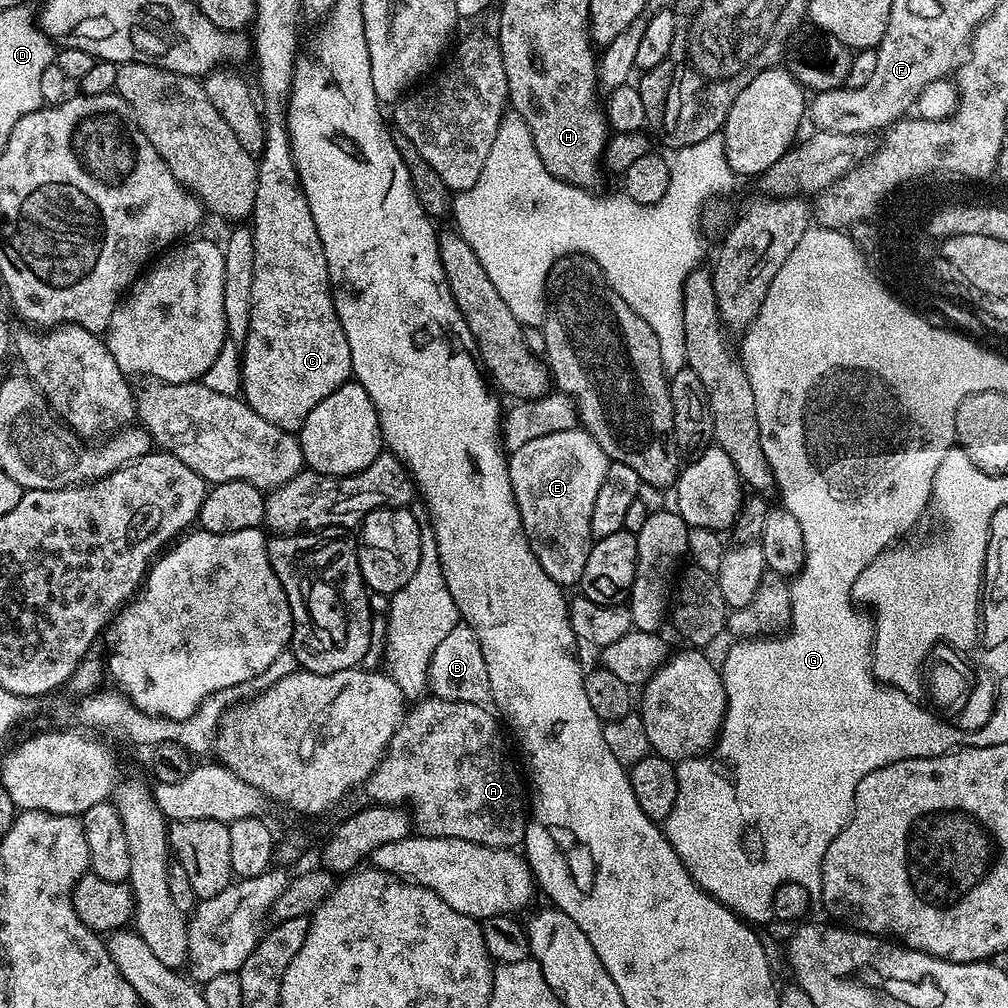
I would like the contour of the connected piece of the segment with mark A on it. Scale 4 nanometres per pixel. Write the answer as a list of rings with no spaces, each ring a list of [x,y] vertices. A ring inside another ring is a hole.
[[[424,698],[407,709],[404,720],[396,727],[396,733],[390,738],[388,749],[384,751],[384,757],[378,762],[378,766],[371,772],[362,785],[362,792],[374,804],[394,804],[403,806],[410,813],[411,823],[415,831],[421,836],[430,838],[462,838],[466,842],[478,842],[482,846],[491,848],[515,849],[524,839],[524,825],[526,823],[526,796],[520,793],[520,776],[504,749],[504,740],[500,737],[500,728],[496,725],[497,717],[487,712],[484,704],[474,702],[450,702],[435,698]]]

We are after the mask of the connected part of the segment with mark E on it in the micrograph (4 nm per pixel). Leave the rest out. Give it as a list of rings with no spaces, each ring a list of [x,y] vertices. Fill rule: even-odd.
[[[579,426],[562,430],[562,434],[546,434],[546,438],[534,438],[534,442],[518,446],[518,450],[508,456],[510,486],[514,490],[524,533],[542,570],[546,570],[546,574],[550,574],[556,584],[579,585],[582,570],[586,570],[586,558],[594,543],[590,530],[590,514],[594,514],[594,498],[598,498],[598,489],[602,486],[602,478],[606,478],[609,463],[602,446],[598,446],[590,433]]]

